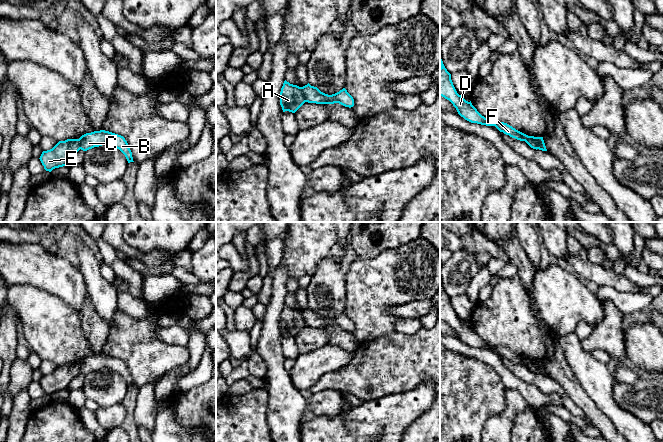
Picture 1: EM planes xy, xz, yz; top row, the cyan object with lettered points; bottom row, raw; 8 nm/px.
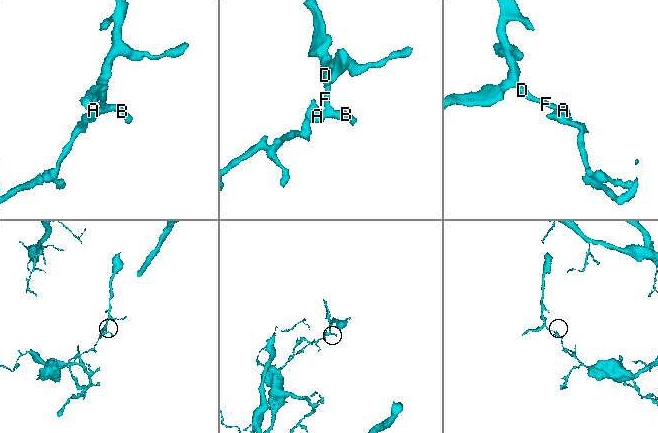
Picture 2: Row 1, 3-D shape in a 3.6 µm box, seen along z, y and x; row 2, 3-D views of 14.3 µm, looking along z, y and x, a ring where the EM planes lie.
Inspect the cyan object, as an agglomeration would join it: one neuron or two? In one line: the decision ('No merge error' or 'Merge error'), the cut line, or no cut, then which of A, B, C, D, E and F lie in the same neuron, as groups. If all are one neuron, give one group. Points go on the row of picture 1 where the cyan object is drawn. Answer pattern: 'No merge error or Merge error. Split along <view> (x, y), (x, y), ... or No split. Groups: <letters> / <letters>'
Merge error. Split along xz (300, 87), (303, 98), (306, 101). Groups: A E / B C D F

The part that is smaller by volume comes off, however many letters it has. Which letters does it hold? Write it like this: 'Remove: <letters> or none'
Remove: B, C, D, F

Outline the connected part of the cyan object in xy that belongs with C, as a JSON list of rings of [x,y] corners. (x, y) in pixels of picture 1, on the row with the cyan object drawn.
[[[100,130],[82,135],[79,138],[79,142],[80,149],[83,151],[87,151],[94,147],[99,147],[102,145],[117,148],[125,155],[128,163],[134,162],[128,143],[121,135],[105,130]]]

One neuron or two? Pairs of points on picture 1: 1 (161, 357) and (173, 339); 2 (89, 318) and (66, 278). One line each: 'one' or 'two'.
1: two
2: two

